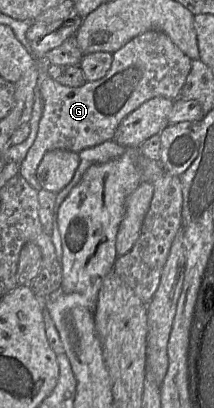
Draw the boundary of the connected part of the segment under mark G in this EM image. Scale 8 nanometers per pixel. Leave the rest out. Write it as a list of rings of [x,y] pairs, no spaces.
[[[149,30],[134,37],[112,55],[112,64],[107,74],[99,80],[86,81],[80,87],[62,85],[49,75],[39,84],[38,78],[38,92],[43,100],[43,112],[35,141],[19,169],[19,174],[37,191],[42,188],[37,179],[37,167],[48,151],[63,149],[80,153],[84,149],[112,140],[122,120],[144,102],[154,97],[177,100],[191,70],[191,59],[165,33],[157,30]]]

